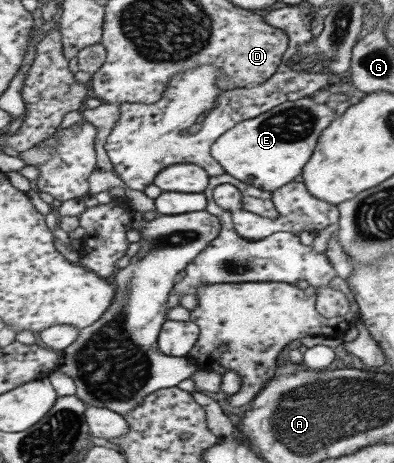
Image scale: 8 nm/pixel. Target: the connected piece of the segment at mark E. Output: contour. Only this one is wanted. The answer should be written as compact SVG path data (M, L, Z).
M312 96L287 101L227 131L212 146L211 154L231 176L273 193L300 179L317 148L319 136L337 117L333 104L319 104Z

